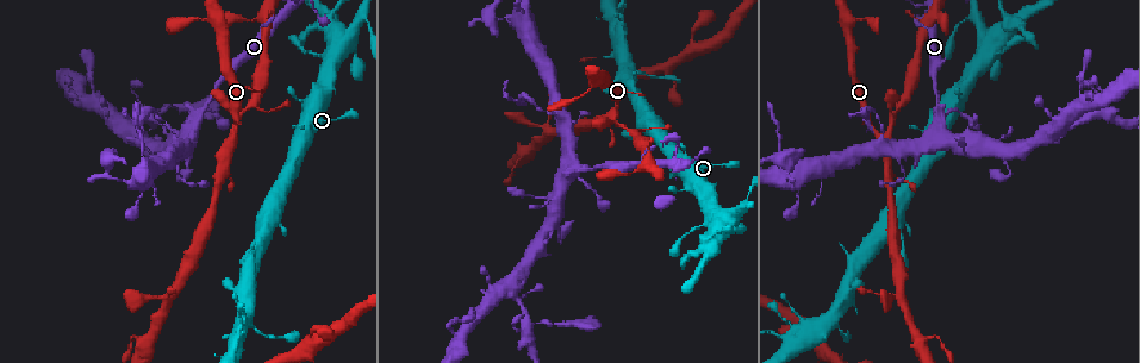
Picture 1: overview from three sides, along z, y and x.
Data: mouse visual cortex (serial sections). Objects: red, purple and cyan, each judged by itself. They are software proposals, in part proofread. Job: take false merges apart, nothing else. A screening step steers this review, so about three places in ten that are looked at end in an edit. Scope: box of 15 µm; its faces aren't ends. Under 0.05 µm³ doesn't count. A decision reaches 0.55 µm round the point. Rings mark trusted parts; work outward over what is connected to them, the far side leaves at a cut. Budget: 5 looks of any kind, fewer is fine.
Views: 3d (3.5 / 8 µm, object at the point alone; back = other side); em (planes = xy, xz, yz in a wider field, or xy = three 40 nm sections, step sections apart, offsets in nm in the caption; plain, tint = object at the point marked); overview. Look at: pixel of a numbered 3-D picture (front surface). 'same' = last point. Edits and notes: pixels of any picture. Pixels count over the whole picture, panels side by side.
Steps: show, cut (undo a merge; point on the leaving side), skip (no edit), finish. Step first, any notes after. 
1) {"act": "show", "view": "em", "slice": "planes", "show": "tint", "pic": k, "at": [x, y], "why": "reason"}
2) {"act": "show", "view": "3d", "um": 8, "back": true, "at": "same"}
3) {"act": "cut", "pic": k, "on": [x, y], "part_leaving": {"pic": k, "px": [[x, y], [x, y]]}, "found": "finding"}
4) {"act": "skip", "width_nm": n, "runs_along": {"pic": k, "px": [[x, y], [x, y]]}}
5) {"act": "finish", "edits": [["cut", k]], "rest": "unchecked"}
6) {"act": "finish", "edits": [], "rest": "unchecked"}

{"act": "show", "view": "3d", "um": 3.5, "pic": 1, "at": [1014, 20]}

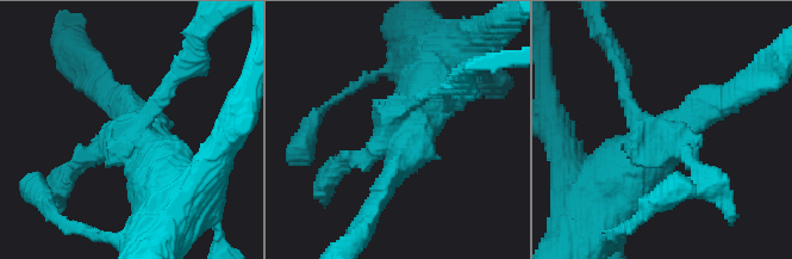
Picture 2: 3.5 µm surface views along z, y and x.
{"act": "show", "view": "em", "slice": "xy", "step": 5, "show": "tint", "pic": 2, "at": [150, 134], "why": "shape alone is not enough"}

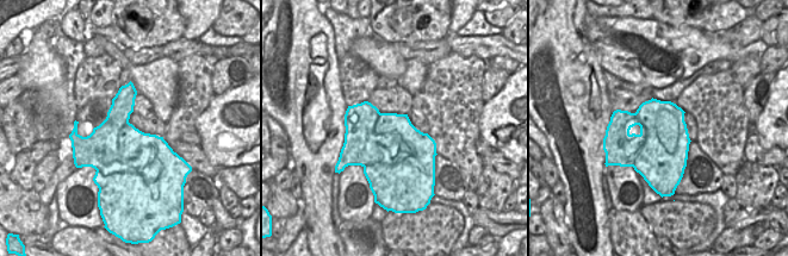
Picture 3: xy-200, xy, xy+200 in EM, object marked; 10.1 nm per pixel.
{"act": "cut", "pic": 2, "on": [345, 158], "border": {"pic": 3, "px": [[379, 113], [390, 156], [364, 167]]}, "found": "two cells meet here"}

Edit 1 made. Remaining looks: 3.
{"act": "show", "view": "3d", "um": 8, "back": true, "pic": 1, "at": [615, 116], "why": "side arm on a straight run"}

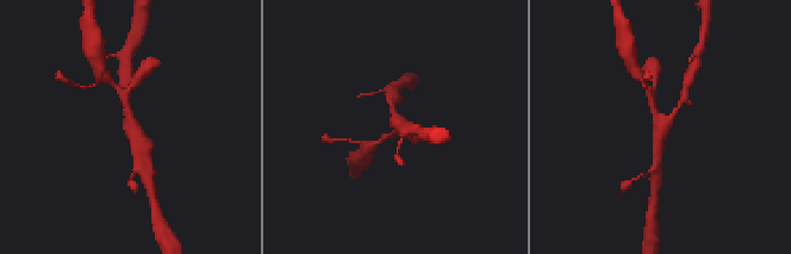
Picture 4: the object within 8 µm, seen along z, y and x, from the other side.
{"act": "show", "view": "em", "slice": "planes", "show": "tint", "pic": 4, "at": [664, 124], "arms": 3, "arm_widths_nm": [150, 250, 400]}

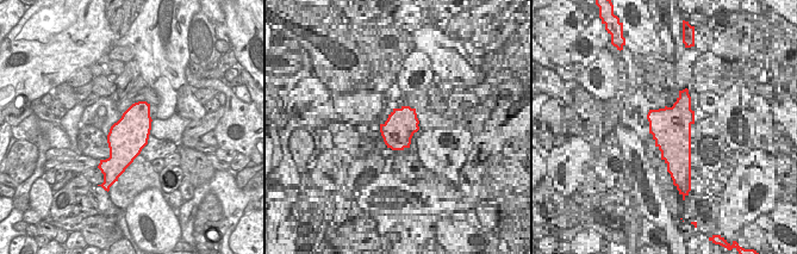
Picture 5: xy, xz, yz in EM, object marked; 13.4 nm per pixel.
{"act": "skip", "runs_along": {"pic": 4, "px": [[684, 97], [658, 134], [658, 158]]}, "found": "all the same cell"}

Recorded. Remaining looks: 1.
{"act": "finish", "edits": [["cut", 2]], "rest": "unchecked"}

